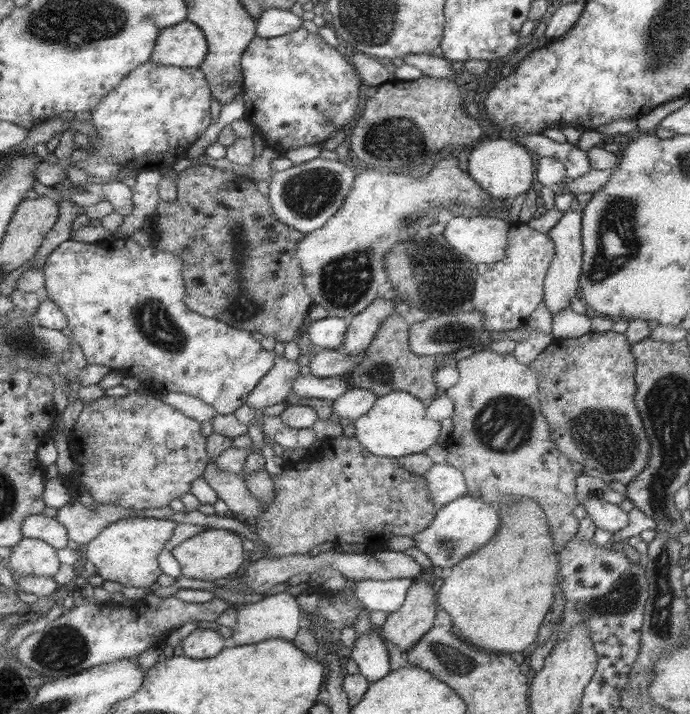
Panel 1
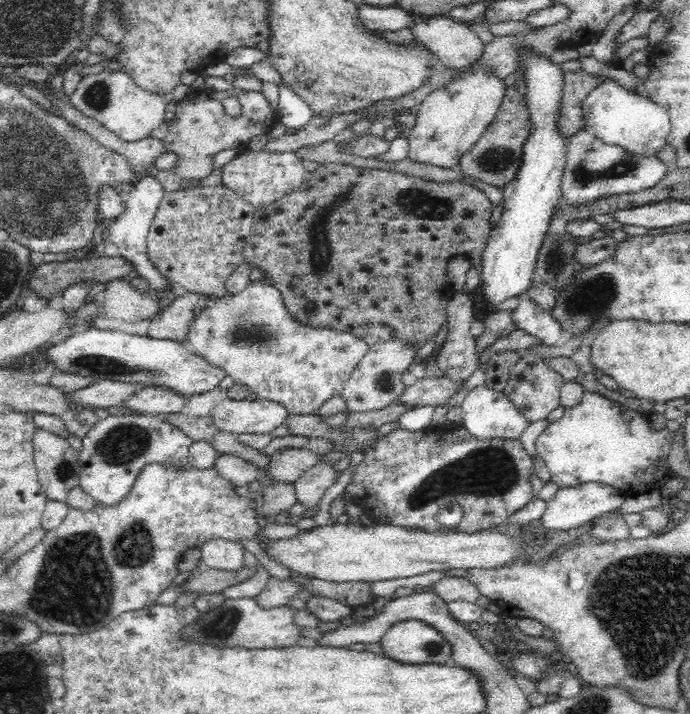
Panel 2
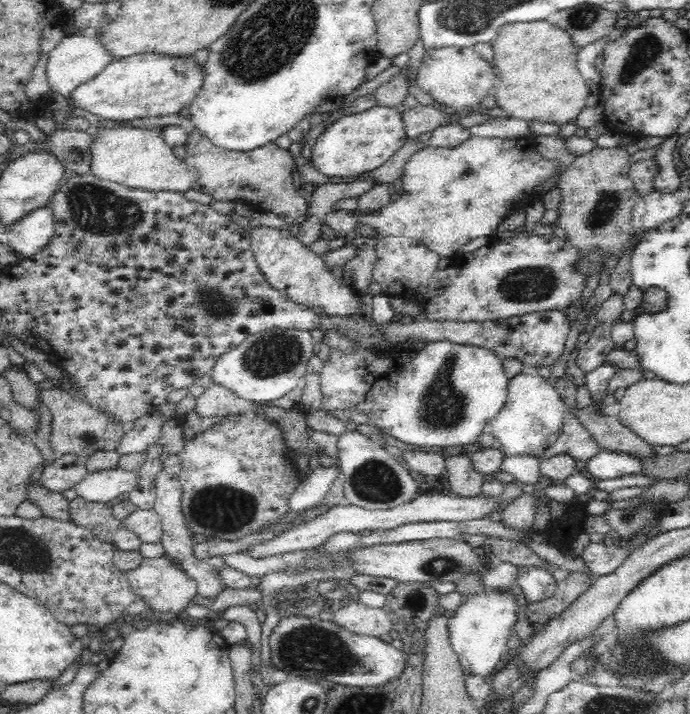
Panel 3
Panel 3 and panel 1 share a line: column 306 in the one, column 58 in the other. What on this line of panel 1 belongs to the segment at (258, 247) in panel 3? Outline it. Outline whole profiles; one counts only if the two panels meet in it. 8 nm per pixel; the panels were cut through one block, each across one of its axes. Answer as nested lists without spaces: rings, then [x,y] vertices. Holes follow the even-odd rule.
[[[110,237],[109,239],[103,239],[101,241],[97,241],[96,243],[85,243],[85,242],[79,242],[79,241],[74,241],[73,239],[69,239],[67,242],[64,242],[63,244],[61,244],[59,248],[56,248],[47,257],[46,266],[43,270],[41,270],[41,272],[45,274],[45,288],[47,290],[49,299],[55,301],[55,304],[58,304],[62,308],[62,311],[66,313],[67,318],[69,319],[69,322],[70,322],[69,326],[67,327],[72,331],[73,340],[77,342],[77,344],[83,350],[84,358],[86,359],[87,364],[105,365],[112,370],[120,370],[123,374],[134,376],[136,380],[140,383],[141,390],[145,390],[146,388],[151,386],[153,390],[165,390],[165,392],[185,393],[185,394],[197,397],[199,400],[206,402],[216,412],[216,414],[228,415],[235,412],[235,410],[237,410],[239,406],[243,406],[243,404],[246,404],[247,395],[249,395],[250,392],[254,390],[254,388],[257,386],[259,382],[259,379],[261,379],[262,376],[265,375],[266,372],[270,370],[273,364],[275,364],[275,354],[273,354],[273,351],[271,350],[264,349],[261,345],[261,342],[254,341],[249,331],[239,330],[237,328],[231,328],[231,325],[228,325],[226,322],[215,320],[215,319],[212,319],[211,317],[201,316],[199,313],[195,312],[194,310],[187,308],[185,301],[183,301],[183,298],[185,298],[185,283],[182,280],[181,268],[182,268],[182,261],[179,260],[178,256],[175,256],[174,253],[163,252],[162,249],[155,248],[153,244],[147,247],[141,247],[141,245],[138,245],[130,238],[117,239],[117,238]]]

